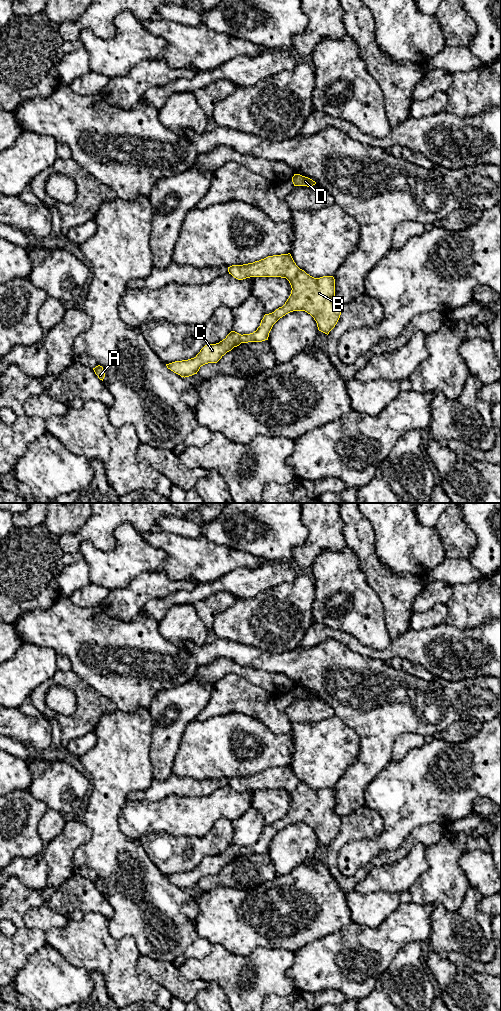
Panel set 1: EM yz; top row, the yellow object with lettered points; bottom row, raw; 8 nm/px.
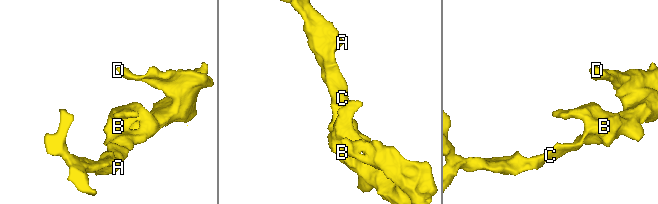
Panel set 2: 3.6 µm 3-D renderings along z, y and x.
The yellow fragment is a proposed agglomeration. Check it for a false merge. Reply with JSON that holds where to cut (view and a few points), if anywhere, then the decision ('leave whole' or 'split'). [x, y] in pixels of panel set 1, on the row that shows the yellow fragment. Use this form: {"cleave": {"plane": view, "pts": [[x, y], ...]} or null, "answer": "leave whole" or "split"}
{"cleave": null, "answer": "leave whole"}

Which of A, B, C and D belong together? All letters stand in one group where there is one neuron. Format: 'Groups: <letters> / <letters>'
Groups: A B C D

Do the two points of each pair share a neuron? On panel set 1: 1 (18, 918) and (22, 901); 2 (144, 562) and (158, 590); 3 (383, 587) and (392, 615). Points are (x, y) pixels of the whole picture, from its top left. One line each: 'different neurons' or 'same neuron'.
1: same neuron
2: different neurons
3: same neuron

